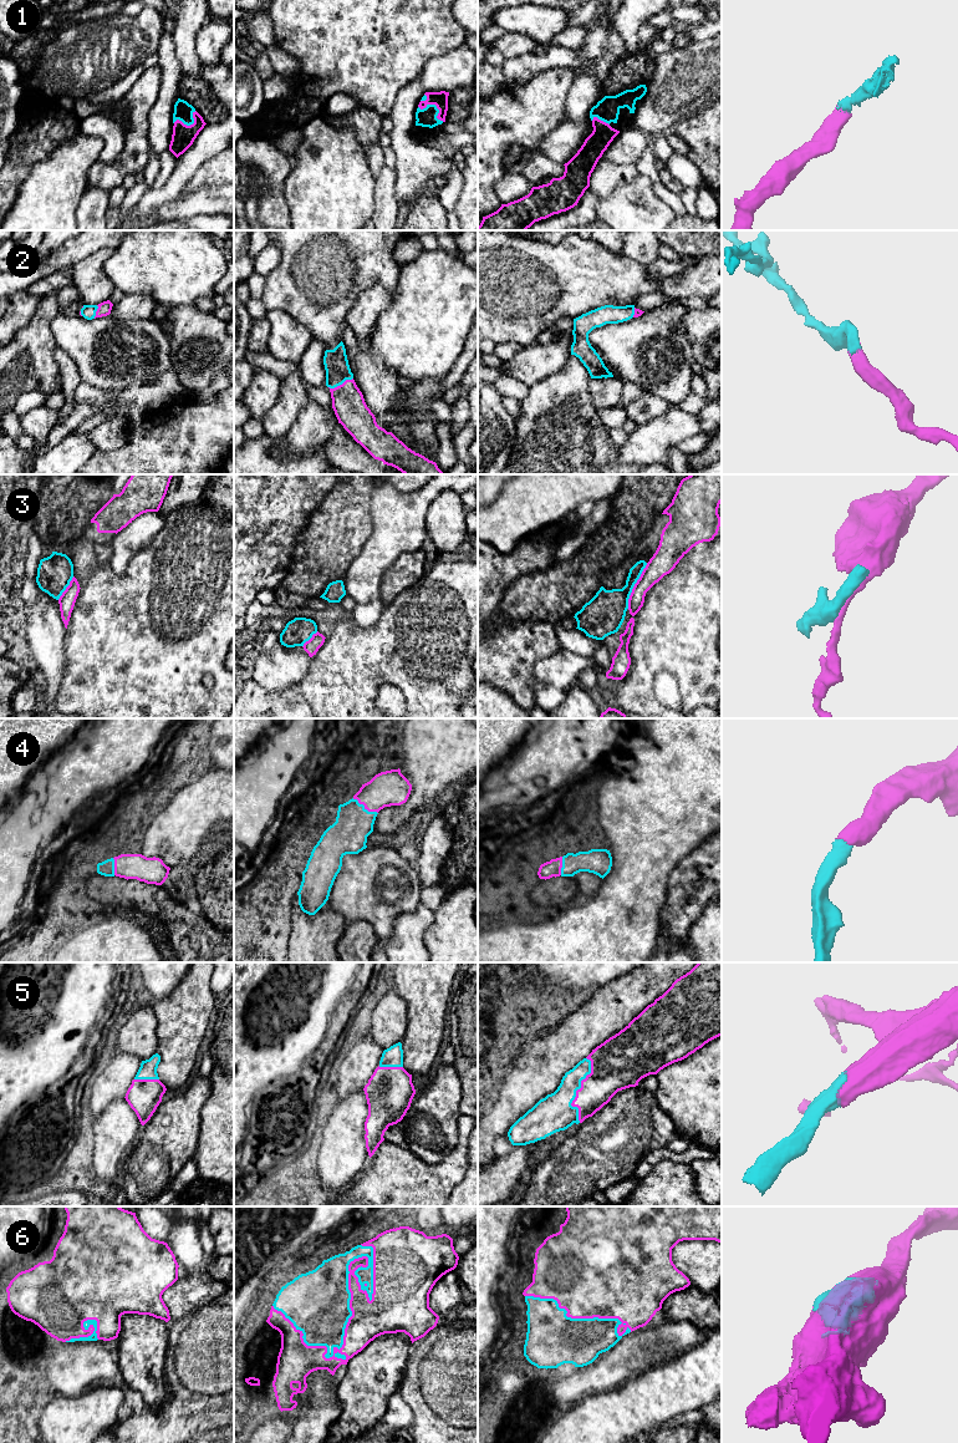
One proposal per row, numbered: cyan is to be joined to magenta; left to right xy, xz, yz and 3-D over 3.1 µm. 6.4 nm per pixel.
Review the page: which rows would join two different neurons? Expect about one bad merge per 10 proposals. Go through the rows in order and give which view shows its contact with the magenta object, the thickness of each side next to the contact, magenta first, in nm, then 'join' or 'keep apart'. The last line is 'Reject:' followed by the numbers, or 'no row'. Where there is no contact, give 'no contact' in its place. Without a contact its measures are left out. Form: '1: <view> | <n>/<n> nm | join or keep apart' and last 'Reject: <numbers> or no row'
1: xz | 100/130 nm | join
2: xz | 200/160 nm | join
3: yz | 160/240 nm | keep apart
4: xz | 220/240 nm | join
5: yz | 260/240 nm | join
6: xz | 240/420 nm | join
Reject: 3

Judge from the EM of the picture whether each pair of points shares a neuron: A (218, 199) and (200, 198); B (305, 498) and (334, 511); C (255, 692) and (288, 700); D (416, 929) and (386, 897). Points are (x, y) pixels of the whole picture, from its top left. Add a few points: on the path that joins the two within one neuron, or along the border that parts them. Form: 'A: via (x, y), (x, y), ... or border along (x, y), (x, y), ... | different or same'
A: via (214, 199), (204, 199) | same
B: border along (334, 487), (310, 516), (304, 529) | different
C: via (263, 700), (280, 700) | same
D: via (407, 920), (404, 911), (395, 905) | same

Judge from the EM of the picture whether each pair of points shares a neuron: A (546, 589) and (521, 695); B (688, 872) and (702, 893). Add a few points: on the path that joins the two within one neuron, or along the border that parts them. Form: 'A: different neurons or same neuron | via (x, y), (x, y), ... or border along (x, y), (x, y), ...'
A: different neurons | border along (510, 621), (548, 620), (554, 625)
B: same neuron | via (693, 877), (697, 880), (697, 888)

